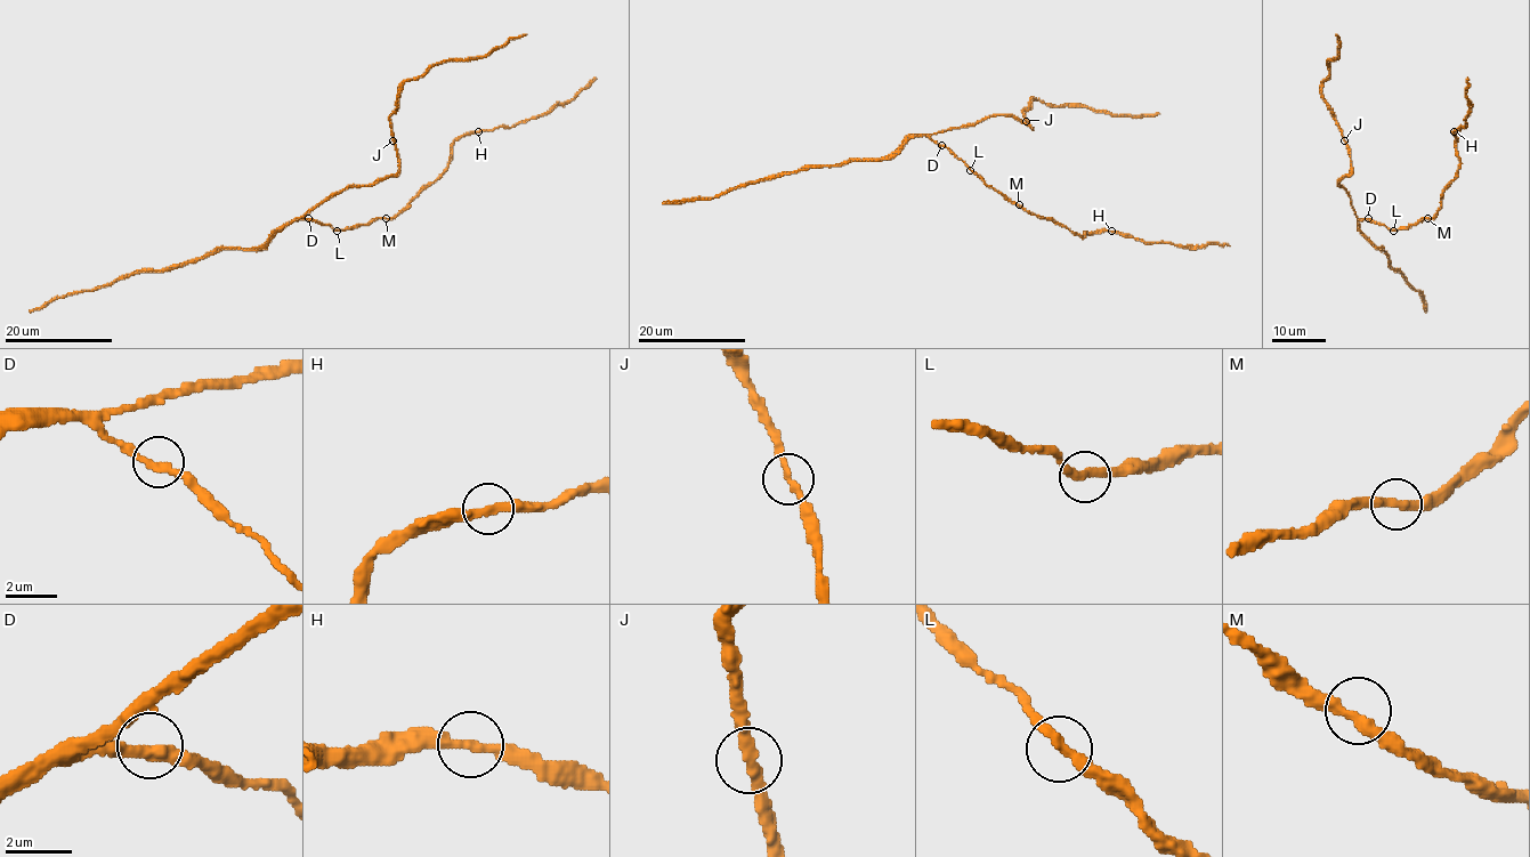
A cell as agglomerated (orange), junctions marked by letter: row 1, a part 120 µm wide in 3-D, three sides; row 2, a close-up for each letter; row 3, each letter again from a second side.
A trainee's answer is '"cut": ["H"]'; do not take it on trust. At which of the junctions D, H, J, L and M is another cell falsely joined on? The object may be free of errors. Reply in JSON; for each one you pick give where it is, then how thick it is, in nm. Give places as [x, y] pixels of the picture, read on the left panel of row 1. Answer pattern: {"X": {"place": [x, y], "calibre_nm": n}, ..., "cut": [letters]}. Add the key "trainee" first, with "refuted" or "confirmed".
{"trainee": "refuted", "cut": []}

